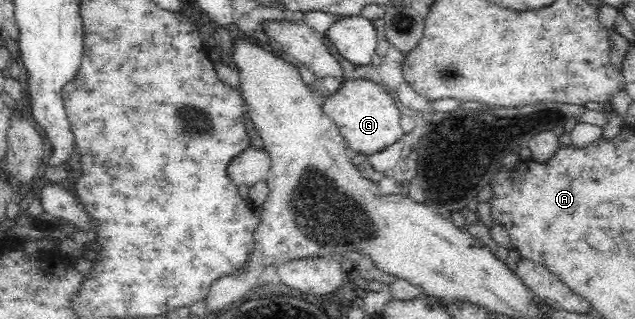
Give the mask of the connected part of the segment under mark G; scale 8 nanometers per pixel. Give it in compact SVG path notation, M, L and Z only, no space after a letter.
M376 78L344 80L336 92L325 100L323 111L336 123L349 152L372 155L400 141L404 135L400 111Z

